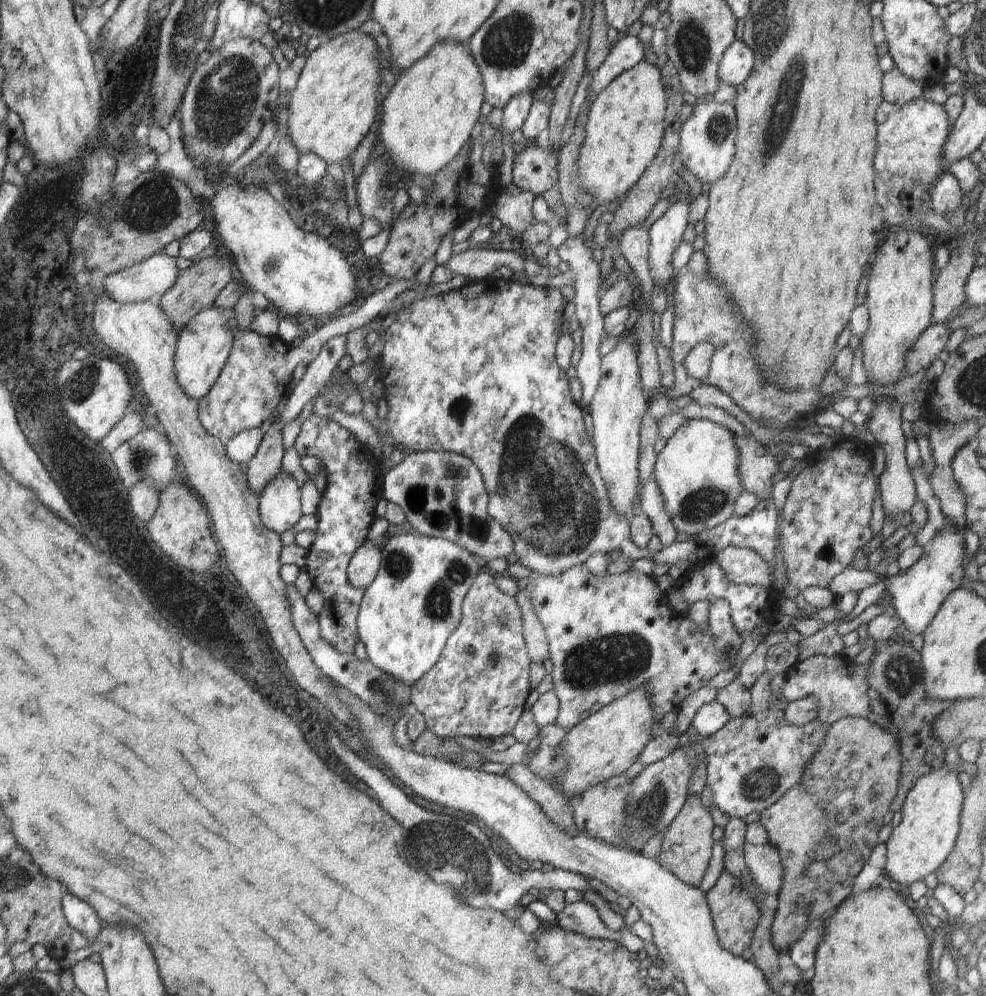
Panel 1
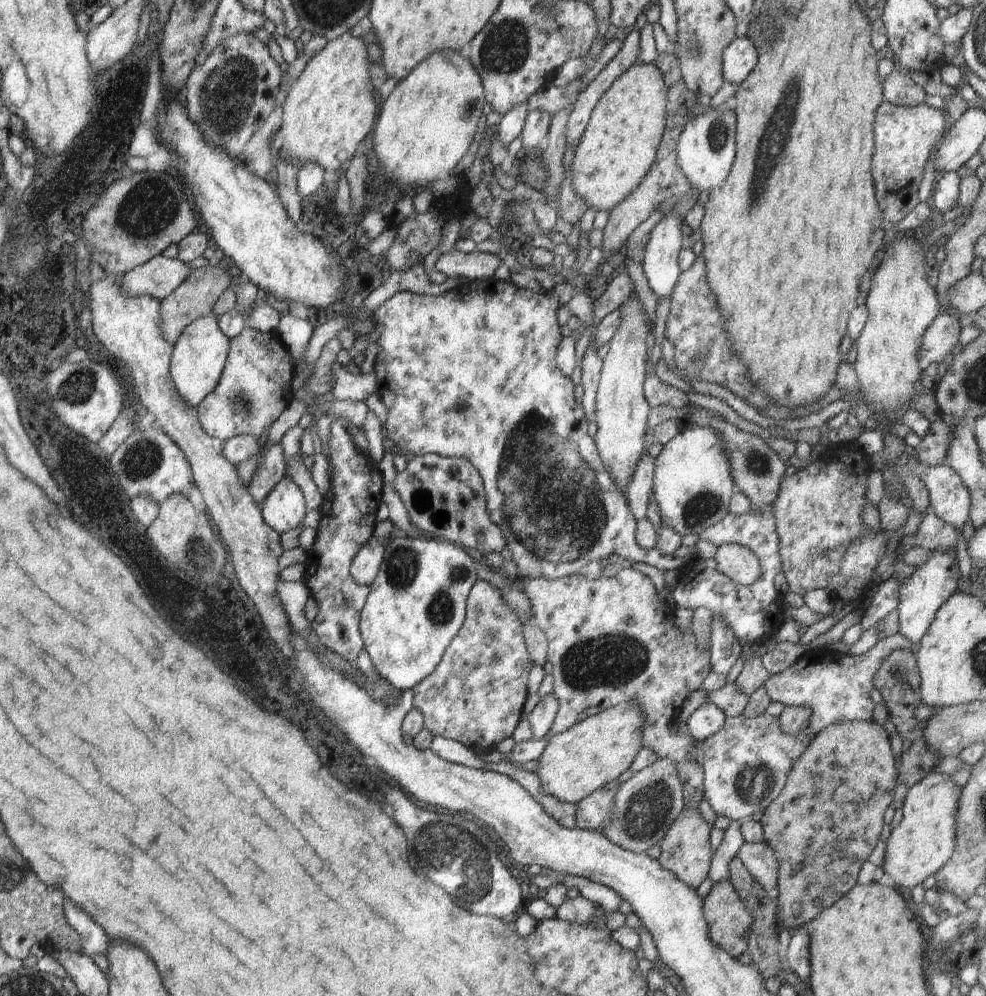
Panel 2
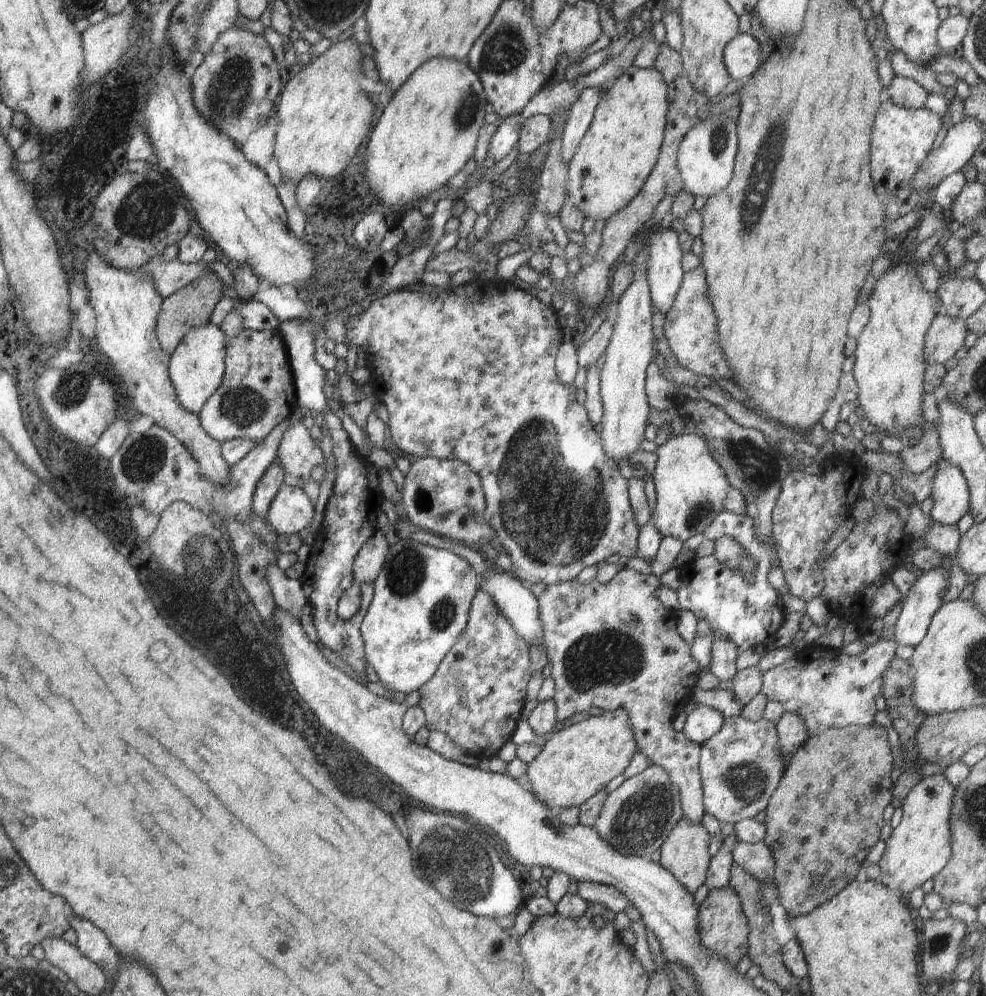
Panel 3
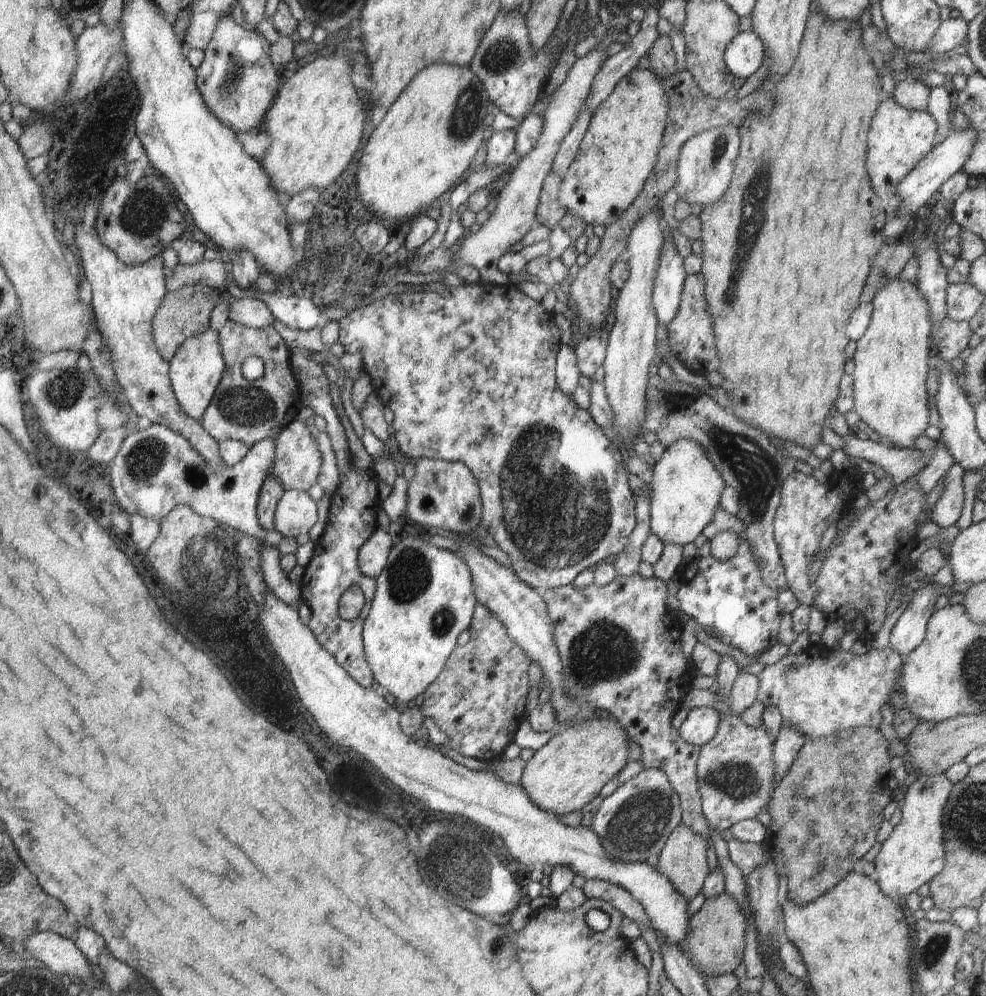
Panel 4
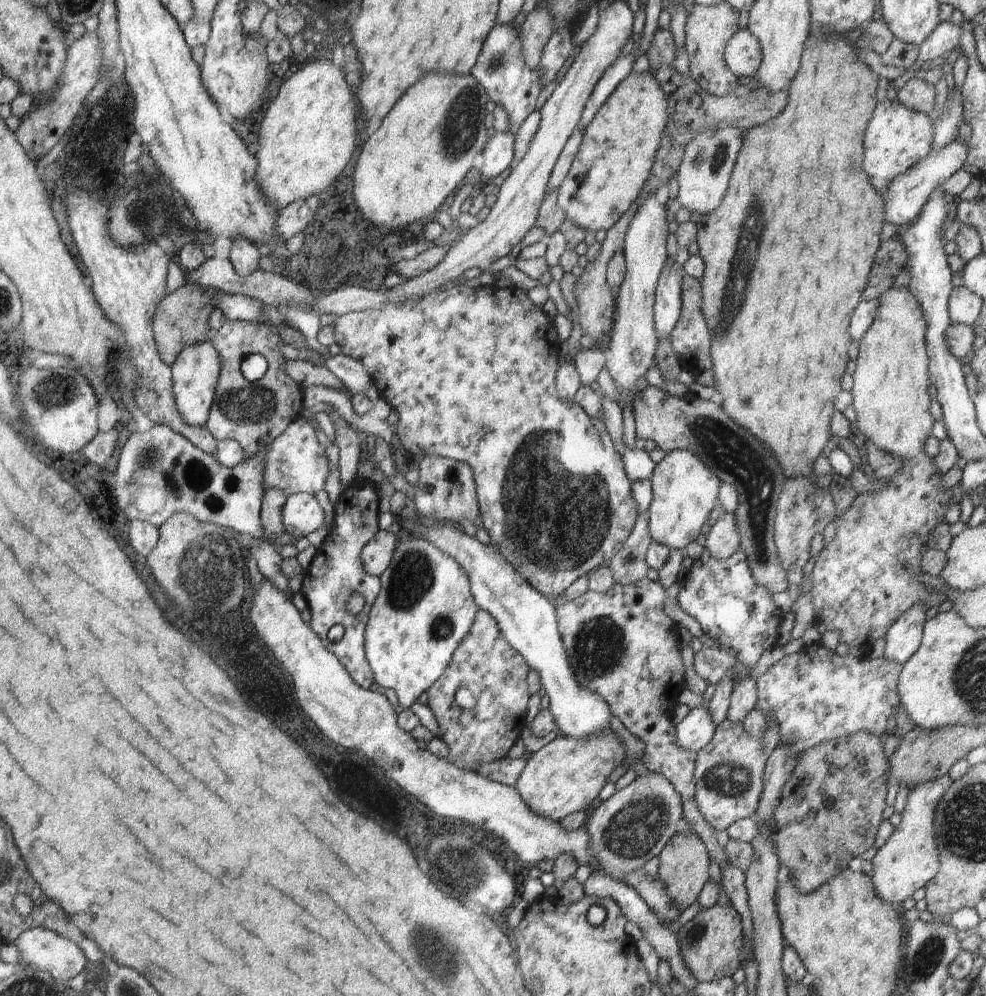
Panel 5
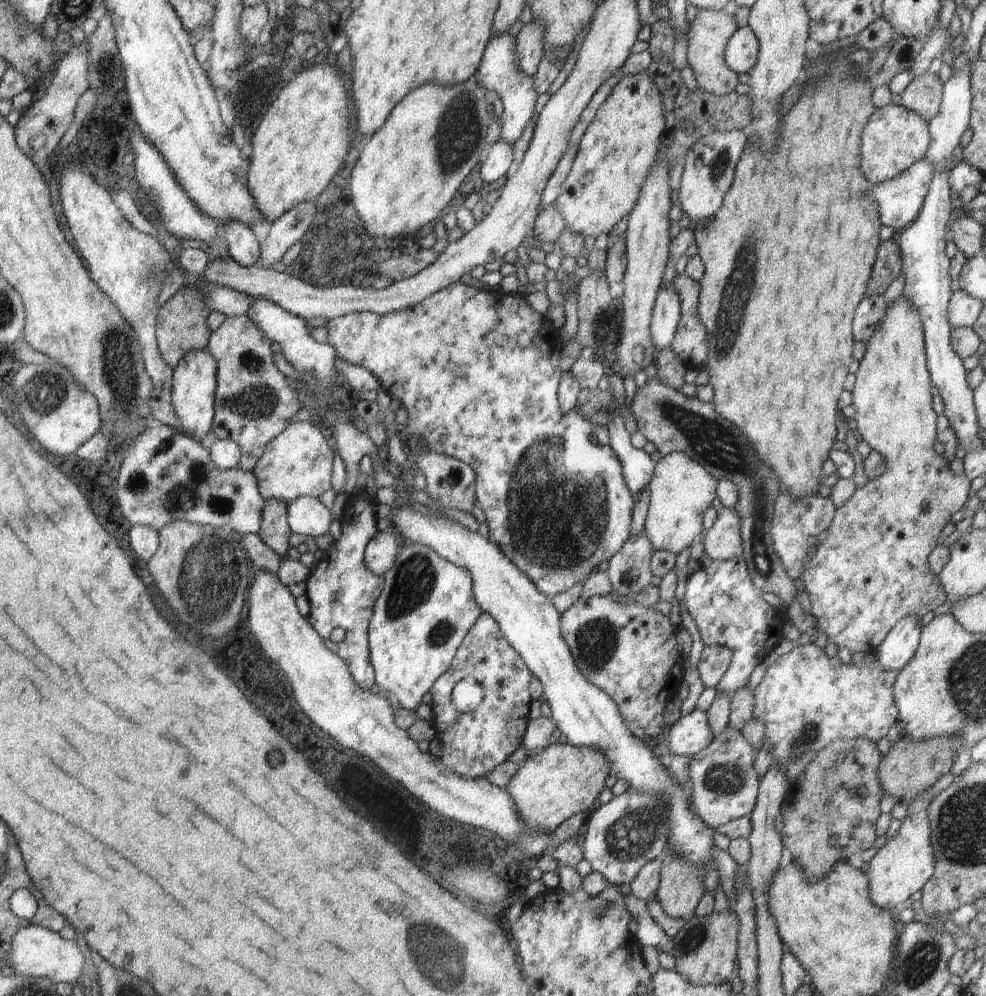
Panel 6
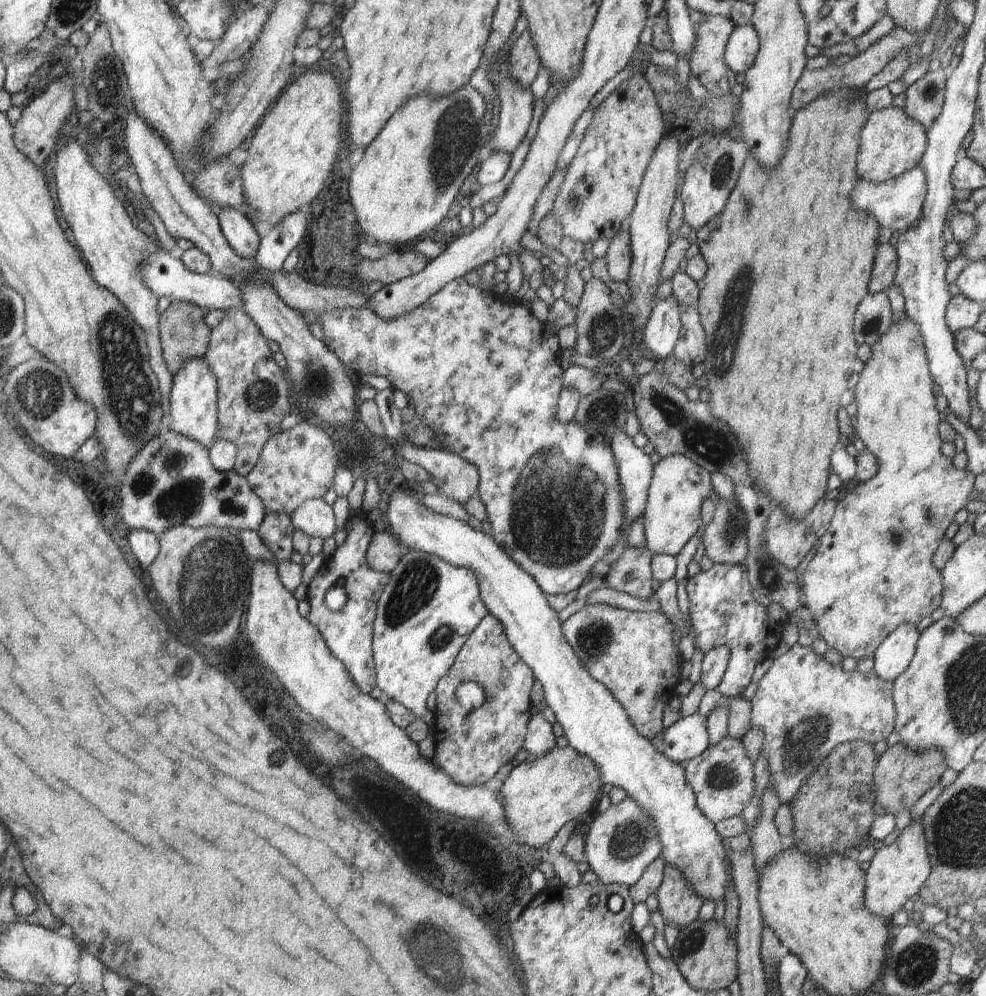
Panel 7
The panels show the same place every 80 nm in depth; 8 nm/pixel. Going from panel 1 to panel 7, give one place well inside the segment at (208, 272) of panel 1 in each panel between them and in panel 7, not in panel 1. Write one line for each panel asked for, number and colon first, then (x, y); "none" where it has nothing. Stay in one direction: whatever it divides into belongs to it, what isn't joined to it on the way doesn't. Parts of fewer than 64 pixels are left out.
2: (196, 295)
3: (191, 306)
4: (185, 312)
5: (182, 317)
6: (181, 326)
7: (183, 332)

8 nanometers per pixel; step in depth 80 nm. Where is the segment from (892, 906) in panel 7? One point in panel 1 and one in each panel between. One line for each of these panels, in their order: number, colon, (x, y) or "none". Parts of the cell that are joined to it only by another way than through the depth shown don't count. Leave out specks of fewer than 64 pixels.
1: (922, 841)
2: (920, 845)
3: (919, 847)
4: (914, 853)
5: (909, 859)
6: (904, 864)

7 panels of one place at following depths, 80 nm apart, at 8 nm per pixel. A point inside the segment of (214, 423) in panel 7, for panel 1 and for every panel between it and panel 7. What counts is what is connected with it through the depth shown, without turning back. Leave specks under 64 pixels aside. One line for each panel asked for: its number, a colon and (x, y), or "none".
1: (204, 344)
2: (199, 355)
3: (196, 367)
4: (195, 370)
5: (195, 372)
6: (194, 382)

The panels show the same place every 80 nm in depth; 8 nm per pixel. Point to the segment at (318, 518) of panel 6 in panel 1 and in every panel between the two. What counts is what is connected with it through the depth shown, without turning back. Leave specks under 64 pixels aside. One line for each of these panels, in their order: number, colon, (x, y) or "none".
1: (279, 502)
2: (283, 509)
3: (291, 511)
4: (296, 512)
5: (301, 514)

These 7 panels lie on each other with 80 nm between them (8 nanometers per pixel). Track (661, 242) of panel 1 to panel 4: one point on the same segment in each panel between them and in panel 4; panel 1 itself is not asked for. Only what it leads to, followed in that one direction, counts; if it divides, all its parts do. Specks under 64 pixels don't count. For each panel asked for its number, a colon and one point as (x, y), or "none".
2: (660, 264)
3: (665, 273)
4: (668, 283)

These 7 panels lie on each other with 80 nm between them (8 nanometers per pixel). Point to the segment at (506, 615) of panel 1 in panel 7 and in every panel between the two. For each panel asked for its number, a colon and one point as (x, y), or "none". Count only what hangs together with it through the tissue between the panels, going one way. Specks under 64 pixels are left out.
2: (475, 696)
3: (476, 697)
4: (478, 700)
5: (485, 659)
6: (474, 744)
7: (471, 747)

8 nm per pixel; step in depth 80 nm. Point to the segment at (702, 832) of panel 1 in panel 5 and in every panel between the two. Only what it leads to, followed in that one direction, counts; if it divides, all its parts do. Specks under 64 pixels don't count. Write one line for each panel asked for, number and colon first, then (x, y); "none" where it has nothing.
2: (685, 850)
3: (684, 854)
4: (683, 860)
5: (683, 869)

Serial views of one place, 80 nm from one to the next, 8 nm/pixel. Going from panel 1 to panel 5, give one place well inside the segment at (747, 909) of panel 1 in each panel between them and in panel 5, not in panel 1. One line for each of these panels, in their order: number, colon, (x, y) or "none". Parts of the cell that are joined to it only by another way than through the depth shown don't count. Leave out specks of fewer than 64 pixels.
2: (729, 920)
3: (723, 929)
4: (716, 943)
5: (711, 943)

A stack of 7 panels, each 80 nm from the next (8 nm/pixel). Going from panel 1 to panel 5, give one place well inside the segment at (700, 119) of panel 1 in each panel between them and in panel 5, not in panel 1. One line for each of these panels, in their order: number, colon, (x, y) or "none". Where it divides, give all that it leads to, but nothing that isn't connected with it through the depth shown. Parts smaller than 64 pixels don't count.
2: (706, 148)
3: (706, 155)
4: (706, 162)
5: (703, 177)

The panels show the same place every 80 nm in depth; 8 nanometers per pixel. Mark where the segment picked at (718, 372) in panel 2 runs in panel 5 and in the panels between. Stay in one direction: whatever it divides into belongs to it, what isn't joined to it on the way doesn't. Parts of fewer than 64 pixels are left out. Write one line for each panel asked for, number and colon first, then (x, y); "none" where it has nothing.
3: (690, 326)
4: (690, 333)
5: (690, 338)

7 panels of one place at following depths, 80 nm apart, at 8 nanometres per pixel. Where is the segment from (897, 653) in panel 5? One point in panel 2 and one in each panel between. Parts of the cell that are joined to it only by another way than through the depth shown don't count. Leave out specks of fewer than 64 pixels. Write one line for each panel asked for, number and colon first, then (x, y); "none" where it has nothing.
2: (927, 588)
3: (924, 598)
4: (909, 632)

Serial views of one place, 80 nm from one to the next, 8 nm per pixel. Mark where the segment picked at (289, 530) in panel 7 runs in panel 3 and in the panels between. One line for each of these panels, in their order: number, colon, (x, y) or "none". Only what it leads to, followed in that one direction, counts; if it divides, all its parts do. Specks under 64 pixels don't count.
3: (272, 479)
4: (271, 491)
5: (273, 500)
6: (274, 531)

